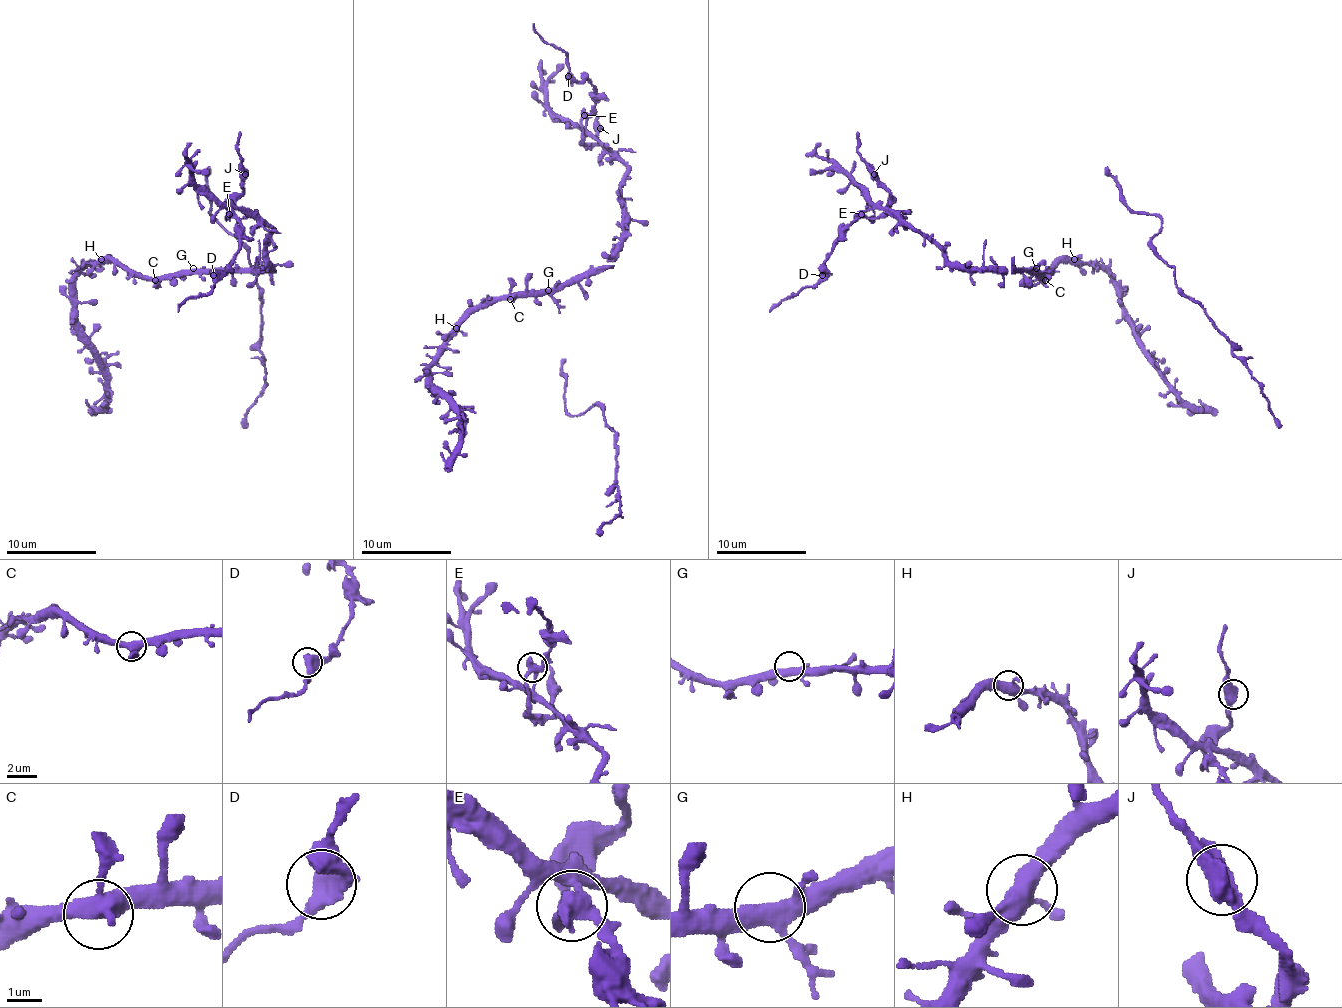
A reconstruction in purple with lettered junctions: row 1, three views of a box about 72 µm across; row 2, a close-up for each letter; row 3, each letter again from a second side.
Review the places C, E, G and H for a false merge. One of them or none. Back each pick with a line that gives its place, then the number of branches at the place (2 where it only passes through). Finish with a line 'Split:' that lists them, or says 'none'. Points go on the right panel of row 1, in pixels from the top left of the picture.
E: (861, 214) | 3
Split: E

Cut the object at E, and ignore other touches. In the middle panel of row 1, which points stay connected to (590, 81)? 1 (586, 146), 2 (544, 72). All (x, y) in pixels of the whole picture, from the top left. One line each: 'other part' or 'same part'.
1: same part
2: other part

